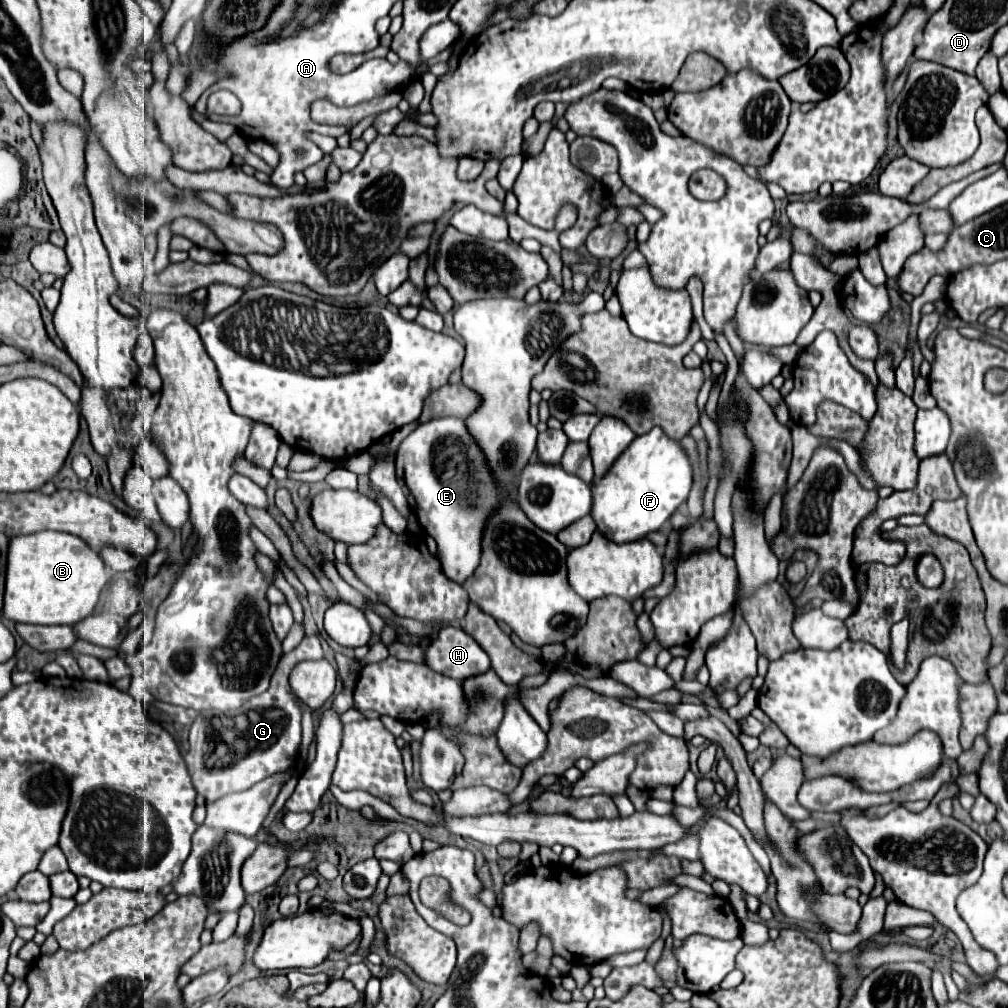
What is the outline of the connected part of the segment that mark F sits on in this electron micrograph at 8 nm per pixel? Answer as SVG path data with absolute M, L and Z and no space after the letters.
M653 428L651 432L637 436L615 460L615 466L611 466L599 482L591 484L591 516L595 518L597 530L611 542L623 544L645 538L649 532L659 530L687 500L691 482L691 462L681 444L669 440L661 428Z

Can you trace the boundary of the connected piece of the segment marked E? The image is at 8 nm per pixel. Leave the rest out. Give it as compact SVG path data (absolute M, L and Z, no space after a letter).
M437 418L419 424L395 454L397 482L417 512L419 524L437 542L437 558L453 582L463 584L479 566L485 520L497 510L501 498L485 458L461 418Z

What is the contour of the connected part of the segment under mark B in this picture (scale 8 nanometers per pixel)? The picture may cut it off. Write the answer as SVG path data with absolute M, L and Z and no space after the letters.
M35 532L9 540L3 616L25 624L75 624L87 618L107 582L107 566L81 538L65 532Z

